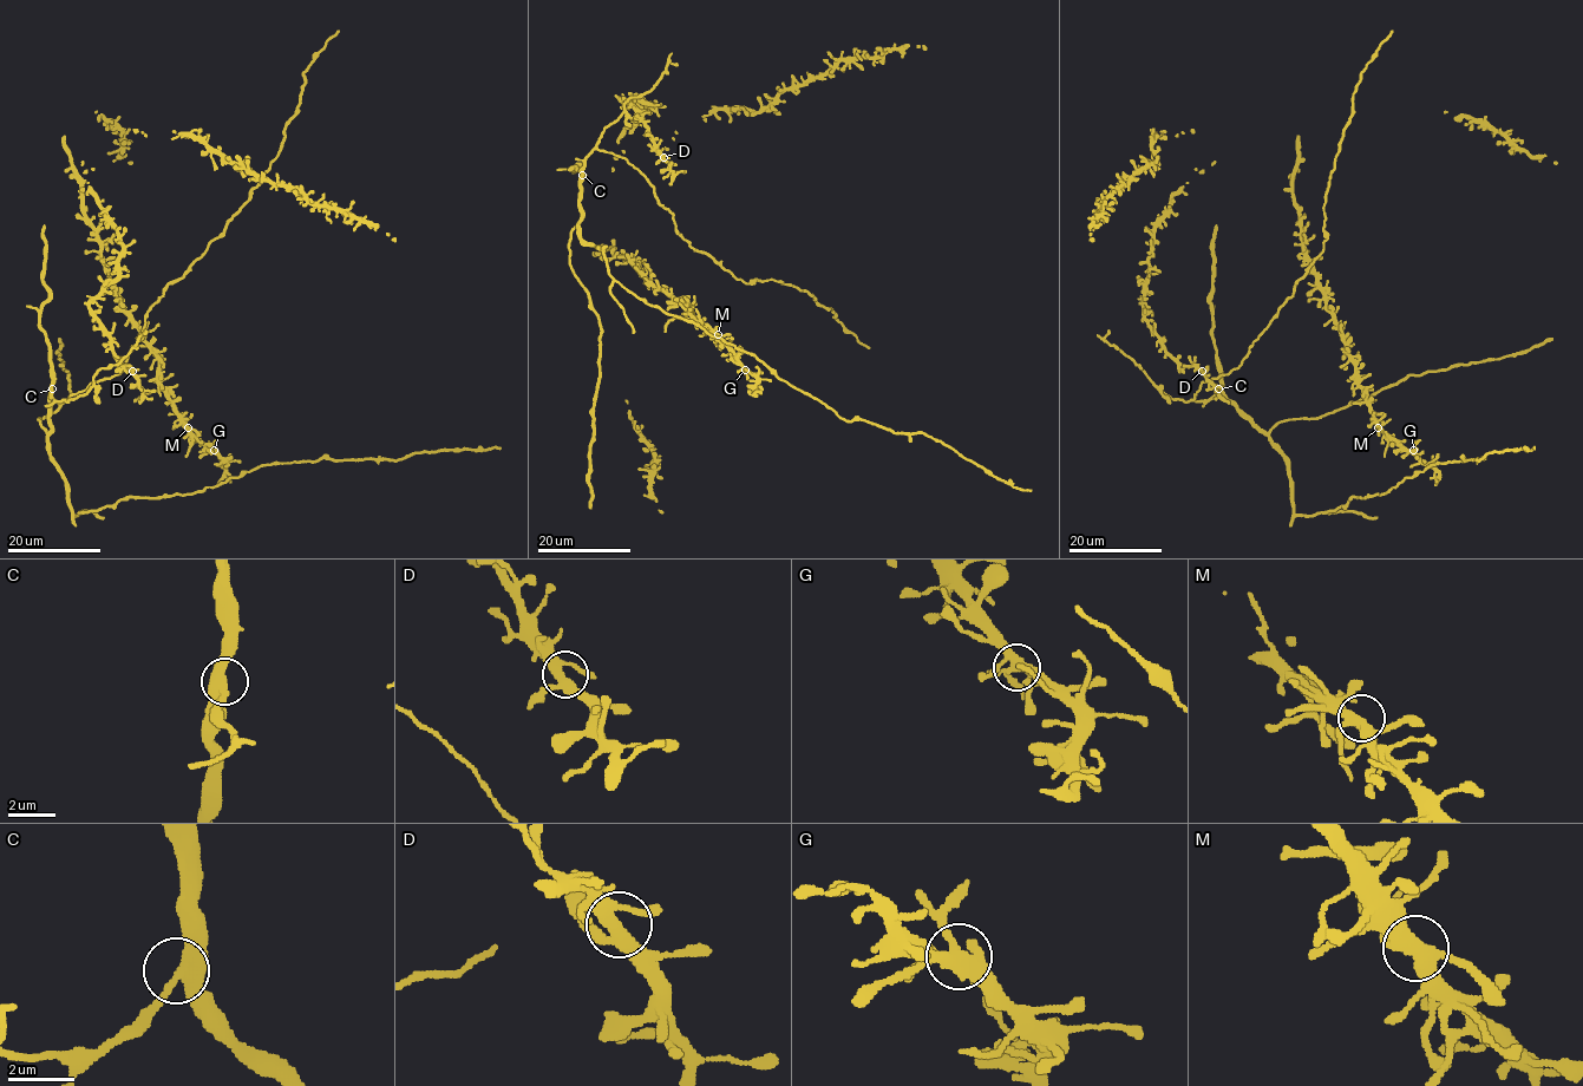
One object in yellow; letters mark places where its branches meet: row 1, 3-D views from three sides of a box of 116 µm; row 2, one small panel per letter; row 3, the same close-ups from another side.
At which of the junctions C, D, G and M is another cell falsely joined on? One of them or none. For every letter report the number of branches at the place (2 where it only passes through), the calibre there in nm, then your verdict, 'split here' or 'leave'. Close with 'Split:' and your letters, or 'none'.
C: branches 3; calibre 360 nm; leave
D: branches 4; calibre 360 nm; leave
G: branches 4; calibre 360 nm; leave
M: branches 4; calibre 360 nm; leave
Split: none

